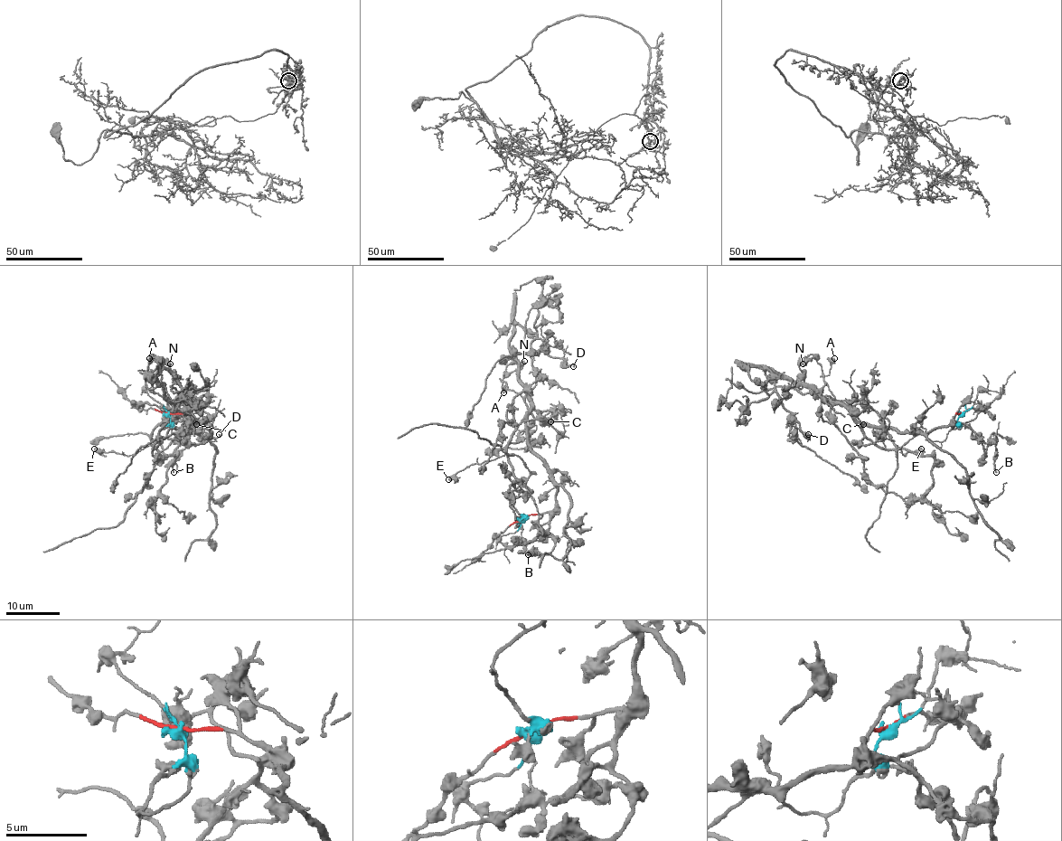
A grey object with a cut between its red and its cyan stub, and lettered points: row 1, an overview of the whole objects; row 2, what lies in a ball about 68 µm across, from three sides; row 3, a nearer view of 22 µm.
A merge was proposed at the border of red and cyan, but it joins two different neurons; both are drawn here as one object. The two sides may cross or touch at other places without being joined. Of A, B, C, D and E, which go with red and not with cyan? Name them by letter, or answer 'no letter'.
B, C, D

